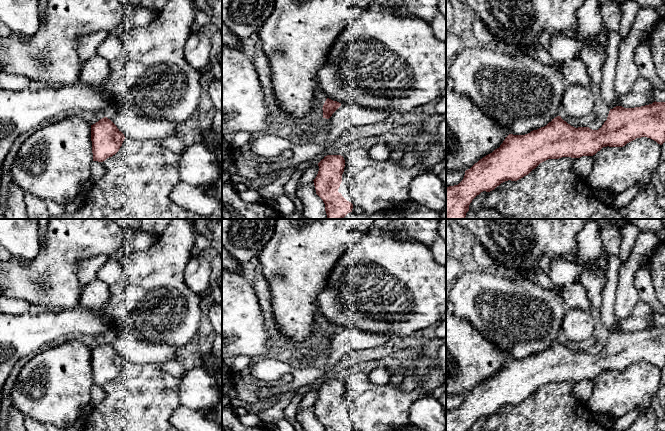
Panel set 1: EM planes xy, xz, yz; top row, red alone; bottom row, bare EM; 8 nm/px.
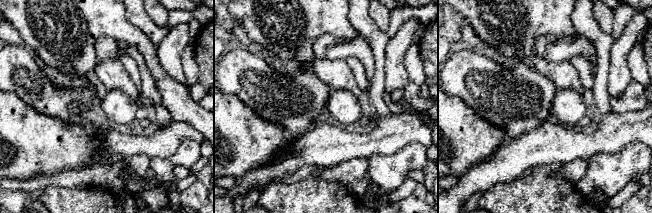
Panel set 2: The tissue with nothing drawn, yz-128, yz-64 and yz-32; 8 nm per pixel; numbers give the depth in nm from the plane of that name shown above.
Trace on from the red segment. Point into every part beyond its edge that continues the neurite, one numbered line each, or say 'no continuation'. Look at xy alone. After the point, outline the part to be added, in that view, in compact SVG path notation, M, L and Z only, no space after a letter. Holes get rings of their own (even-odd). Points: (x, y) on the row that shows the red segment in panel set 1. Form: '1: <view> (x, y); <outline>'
no continuation

